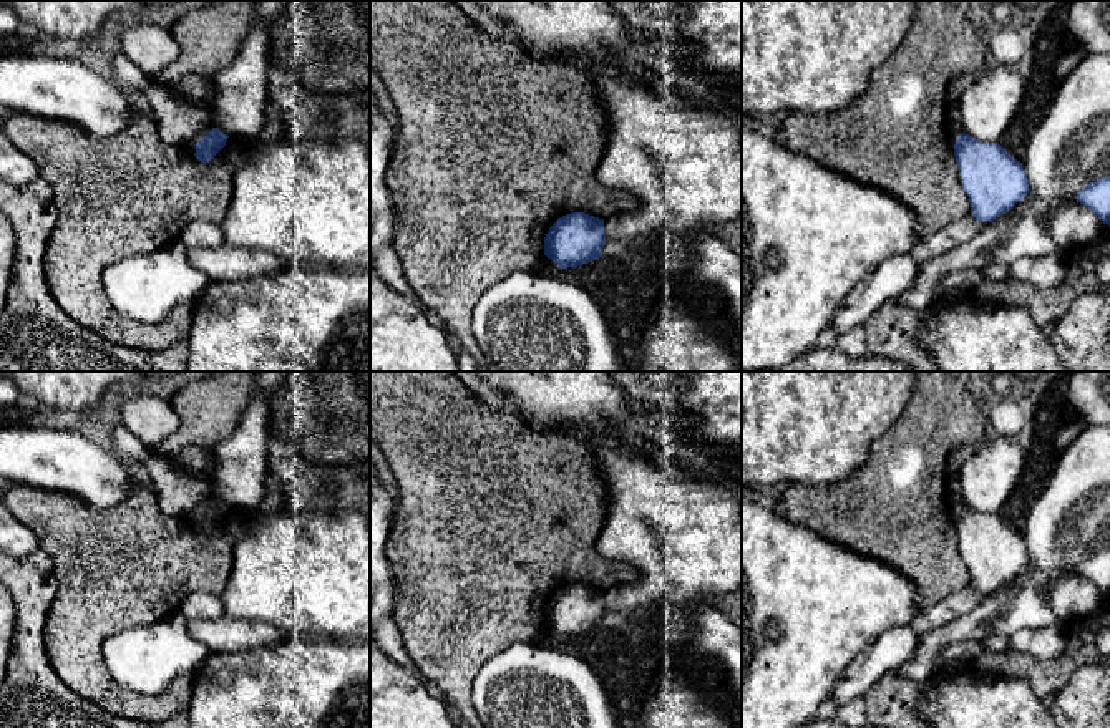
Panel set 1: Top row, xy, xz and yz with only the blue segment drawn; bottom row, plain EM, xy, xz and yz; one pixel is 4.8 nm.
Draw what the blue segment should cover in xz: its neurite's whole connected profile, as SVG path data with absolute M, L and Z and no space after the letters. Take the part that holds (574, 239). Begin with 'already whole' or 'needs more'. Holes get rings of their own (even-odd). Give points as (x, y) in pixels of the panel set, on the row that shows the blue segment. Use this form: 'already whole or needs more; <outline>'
already whole; M572 212L559 217L544 237L544 255L559 267L577 267L602 257L604 219Z

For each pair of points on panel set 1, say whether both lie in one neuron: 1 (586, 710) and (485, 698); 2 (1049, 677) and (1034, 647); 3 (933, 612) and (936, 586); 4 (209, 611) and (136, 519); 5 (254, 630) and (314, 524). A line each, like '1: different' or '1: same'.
1: same
2: different
3: different
4: different
5: different

